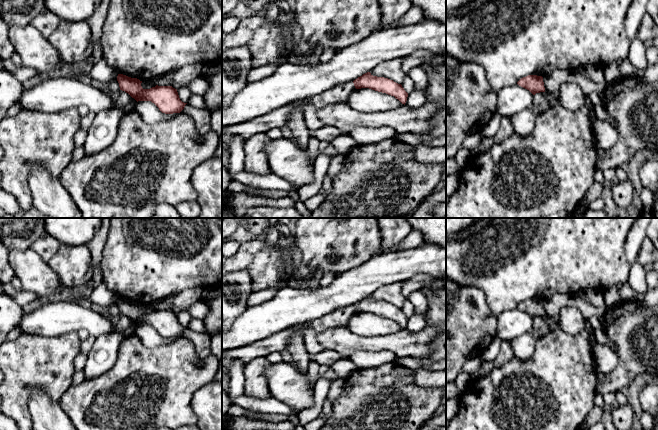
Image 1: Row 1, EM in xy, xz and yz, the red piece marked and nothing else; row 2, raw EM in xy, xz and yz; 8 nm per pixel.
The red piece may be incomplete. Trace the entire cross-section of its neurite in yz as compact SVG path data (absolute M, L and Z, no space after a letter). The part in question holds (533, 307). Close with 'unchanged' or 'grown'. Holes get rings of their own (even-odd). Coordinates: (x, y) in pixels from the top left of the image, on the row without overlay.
M528 299L521 302L517 308L527 314L533 319L540 316L545 316L544 306L542 300Z; unchanged

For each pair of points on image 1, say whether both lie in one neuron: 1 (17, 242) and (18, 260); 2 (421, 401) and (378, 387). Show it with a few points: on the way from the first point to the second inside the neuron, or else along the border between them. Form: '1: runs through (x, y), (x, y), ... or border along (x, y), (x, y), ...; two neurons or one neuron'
1: border along (29, 247), (23, 250), (10, 250); two neurons
2: runs through (410, 399), (407, 396), (389, 396); one neuron

